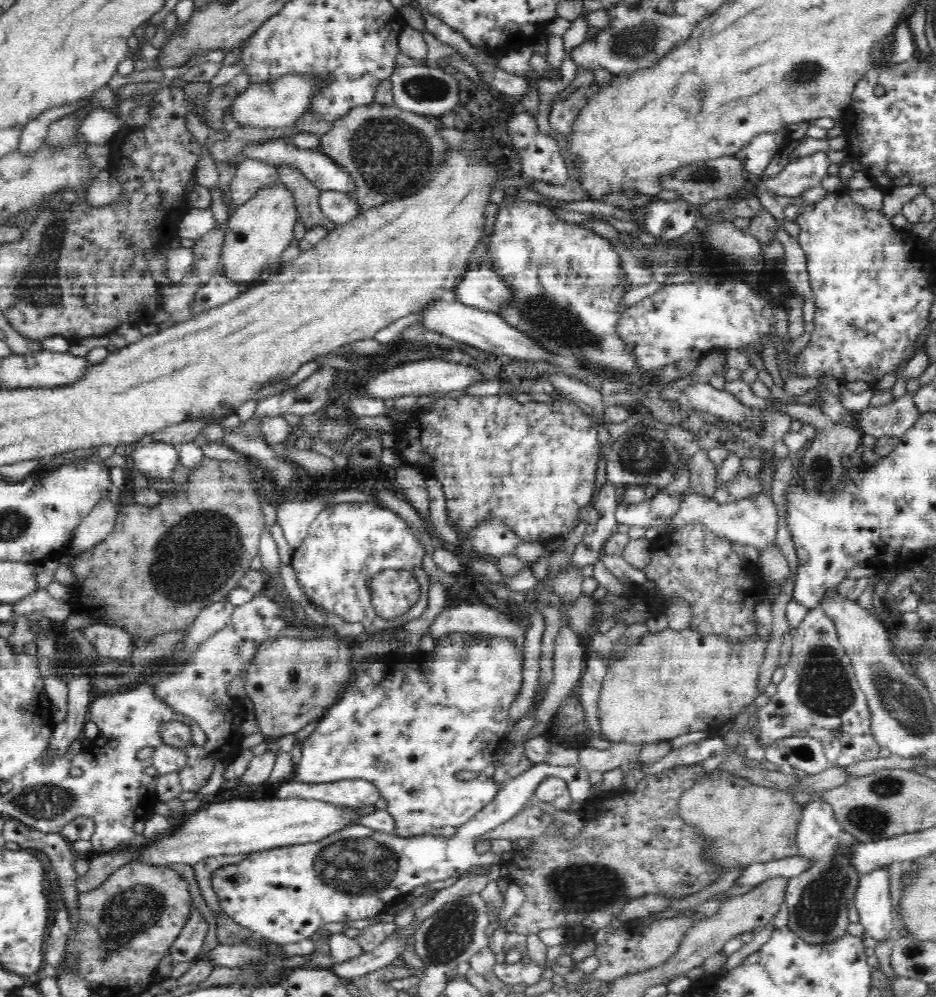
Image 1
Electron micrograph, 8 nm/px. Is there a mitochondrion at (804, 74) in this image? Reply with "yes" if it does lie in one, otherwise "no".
yes

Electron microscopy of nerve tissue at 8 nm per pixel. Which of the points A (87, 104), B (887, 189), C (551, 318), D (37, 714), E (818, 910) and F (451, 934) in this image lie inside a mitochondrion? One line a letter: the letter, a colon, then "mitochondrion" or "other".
A: other
B: other
C: mitochondrion
D: other
E: mitochondrion
F: mitochondrion

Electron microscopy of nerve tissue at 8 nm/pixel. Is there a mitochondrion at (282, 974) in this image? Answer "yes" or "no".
no

